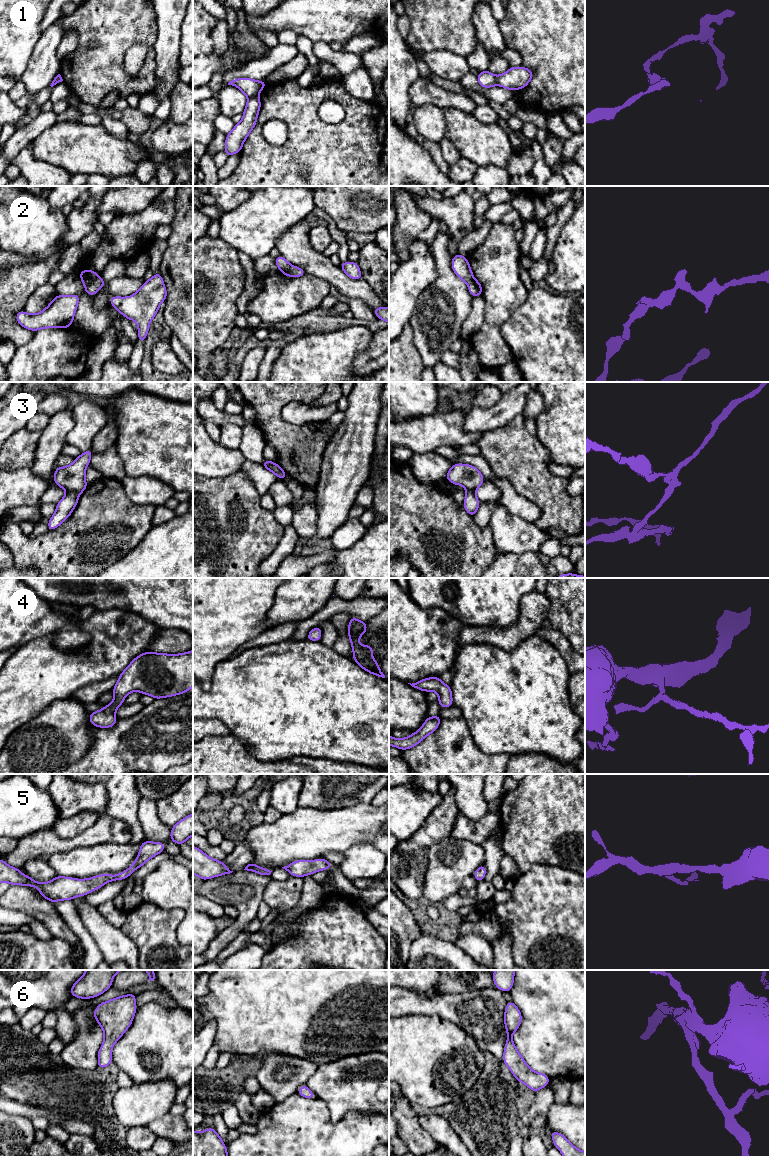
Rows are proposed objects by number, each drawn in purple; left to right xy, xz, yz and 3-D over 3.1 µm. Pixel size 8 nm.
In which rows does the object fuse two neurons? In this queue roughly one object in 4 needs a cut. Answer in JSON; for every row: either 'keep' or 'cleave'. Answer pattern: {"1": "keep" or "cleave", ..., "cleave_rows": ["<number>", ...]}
{"1": "cleave", "2": "cleave", "3": "cleave", "4": "keep", "5": "keep", "6": "keep", "cleave_rows": ["1", "2", "3"]}

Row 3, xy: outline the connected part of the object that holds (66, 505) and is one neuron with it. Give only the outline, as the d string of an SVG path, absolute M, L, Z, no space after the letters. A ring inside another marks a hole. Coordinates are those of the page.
M67 491L67 494L56 504L56 512L49 519L48 530L55 530L72 513L78 503L79 495L74 491Z

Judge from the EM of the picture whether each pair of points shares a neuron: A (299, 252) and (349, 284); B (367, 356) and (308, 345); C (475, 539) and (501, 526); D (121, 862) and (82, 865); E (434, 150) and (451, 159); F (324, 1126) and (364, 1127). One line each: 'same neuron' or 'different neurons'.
A: same neuron
B: different neurons
C: different neurons
D: same neuron
E: different neurons
F: same neuron

